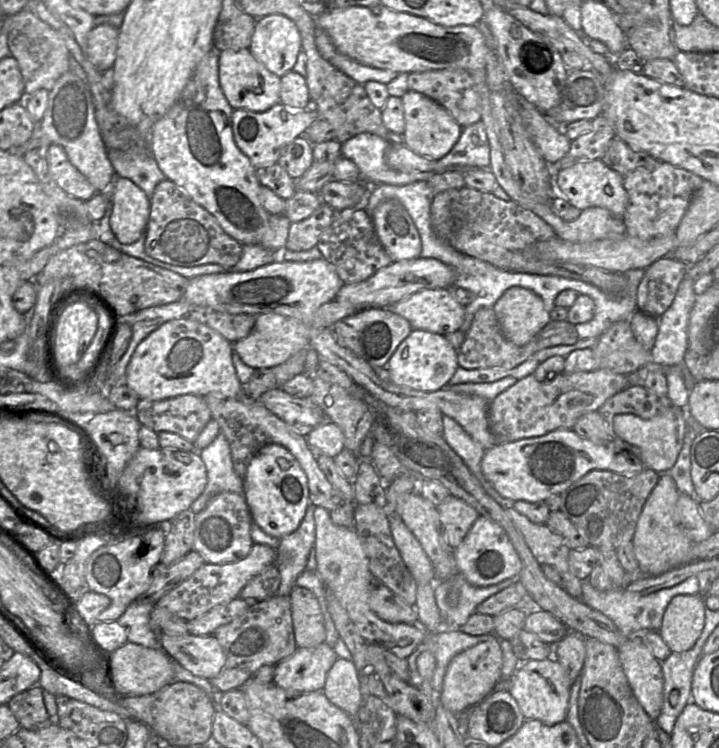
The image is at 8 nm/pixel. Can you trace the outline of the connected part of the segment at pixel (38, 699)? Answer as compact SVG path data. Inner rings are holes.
M39 684L15 695L7 705L23 728L36 731L53 724L43 702L43 689Z

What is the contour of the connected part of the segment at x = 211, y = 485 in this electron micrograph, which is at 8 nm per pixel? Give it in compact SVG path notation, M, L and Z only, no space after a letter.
M222 432L199 454L206 466L207 484L190 507L194 514L204 510L209 501L222 492L243 494L243 478L234 470L230 445Z

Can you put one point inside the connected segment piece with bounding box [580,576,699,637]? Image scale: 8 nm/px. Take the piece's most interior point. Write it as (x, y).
(630, 612)

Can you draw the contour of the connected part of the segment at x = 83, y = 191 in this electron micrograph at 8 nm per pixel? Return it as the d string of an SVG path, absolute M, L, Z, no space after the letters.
M51 144L47 161L51 176L70 196L88 201L98 193L89 180L71 164L62 146Z

